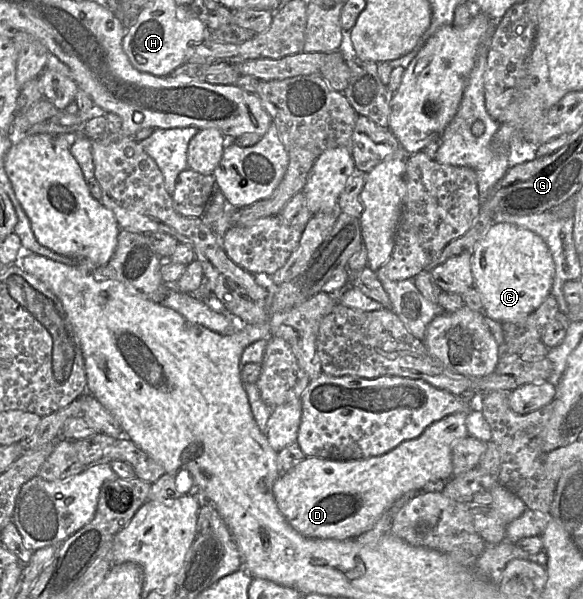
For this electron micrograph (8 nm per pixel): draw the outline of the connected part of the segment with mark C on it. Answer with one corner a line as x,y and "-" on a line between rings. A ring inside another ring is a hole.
493,223
471,253
474,286
481,295
485,316
517,322
534,312
551,292
555,264
544,240
509,223

